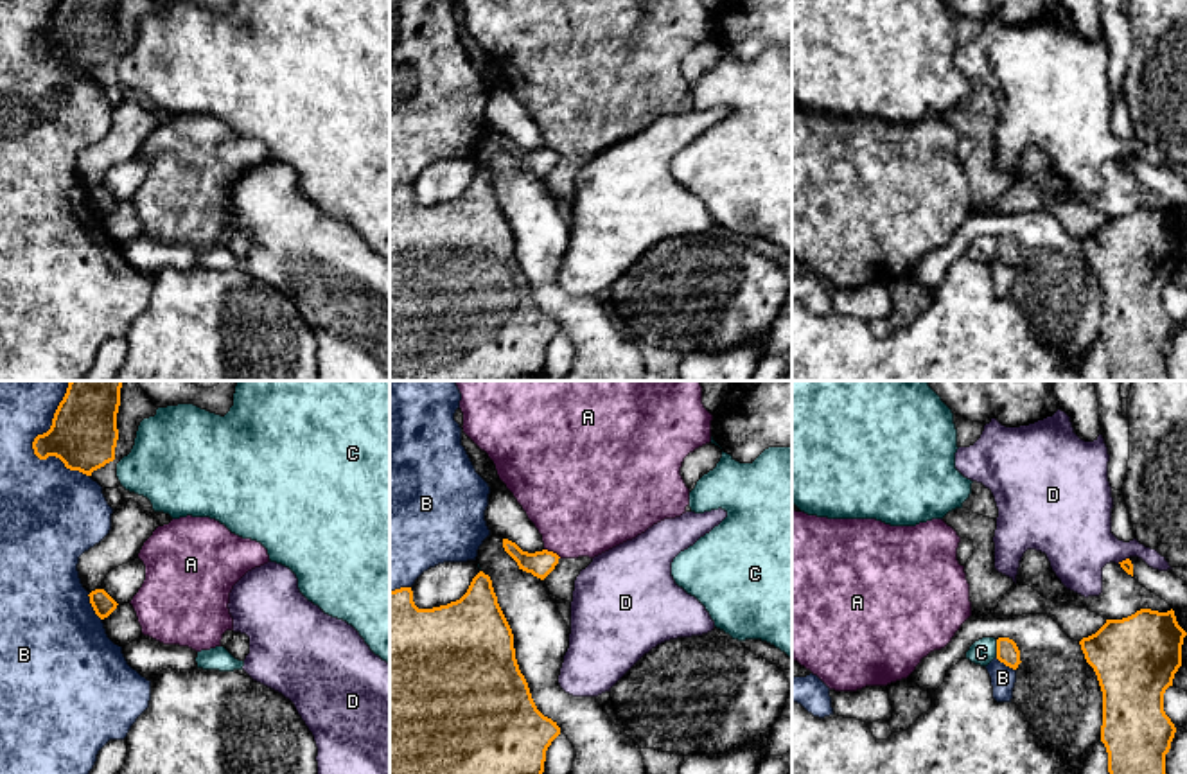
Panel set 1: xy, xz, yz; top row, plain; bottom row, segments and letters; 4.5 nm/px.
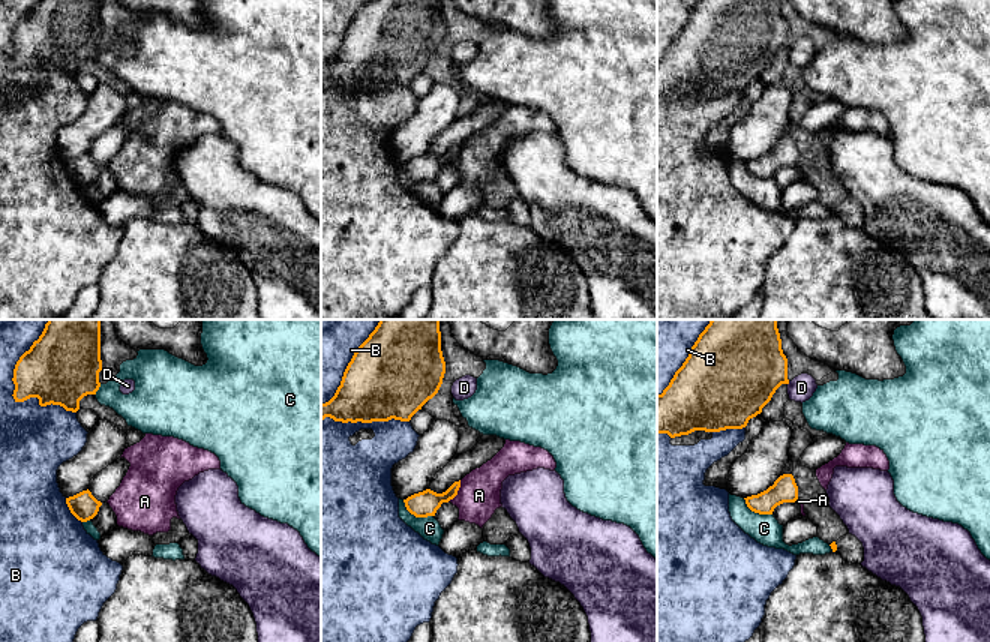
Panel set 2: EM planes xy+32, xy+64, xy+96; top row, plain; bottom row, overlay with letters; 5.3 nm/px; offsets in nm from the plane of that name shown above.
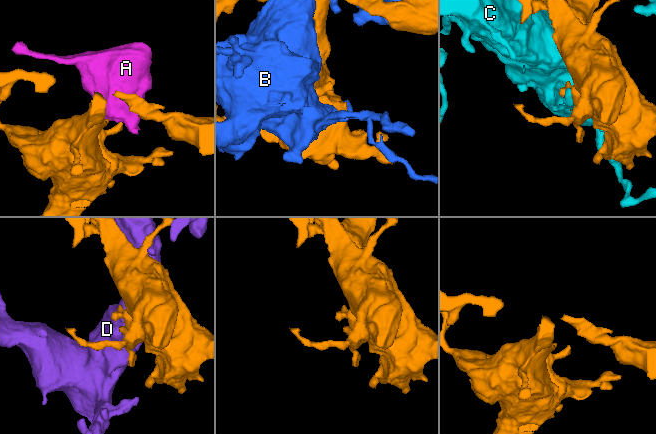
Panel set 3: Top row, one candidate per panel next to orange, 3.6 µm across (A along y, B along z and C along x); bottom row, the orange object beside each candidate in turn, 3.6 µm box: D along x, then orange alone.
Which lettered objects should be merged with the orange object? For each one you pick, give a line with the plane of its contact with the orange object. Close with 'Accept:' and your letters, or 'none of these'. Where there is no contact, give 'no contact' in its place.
Accept: none of these

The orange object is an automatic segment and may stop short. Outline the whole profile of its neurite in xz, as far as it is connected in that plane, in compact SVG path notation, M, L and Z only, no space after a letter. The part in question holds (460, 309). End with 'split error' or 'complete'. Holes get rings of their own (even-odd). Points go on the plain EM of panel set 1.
M479 169L460 198L433 207L418 207L411 185L390 189L390 381L537 381L544 370L546 348L558 332L557 320L544 314L532 296L515 257L512 226L488 172Z | complete

